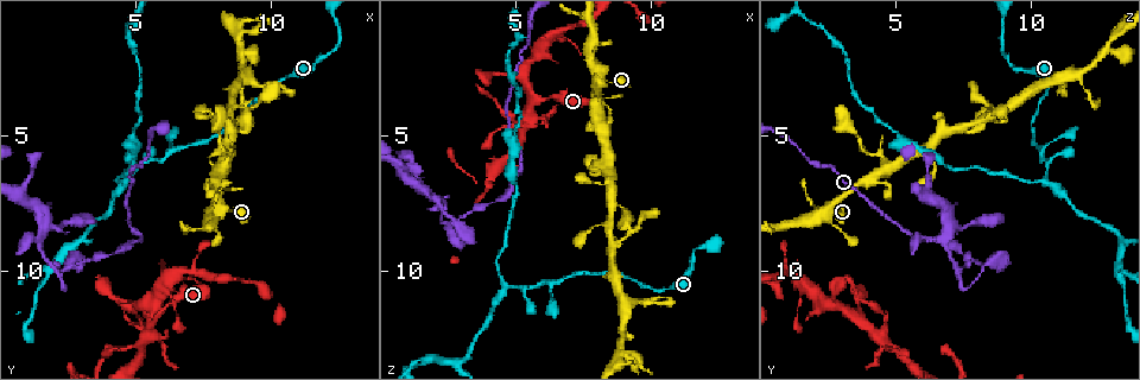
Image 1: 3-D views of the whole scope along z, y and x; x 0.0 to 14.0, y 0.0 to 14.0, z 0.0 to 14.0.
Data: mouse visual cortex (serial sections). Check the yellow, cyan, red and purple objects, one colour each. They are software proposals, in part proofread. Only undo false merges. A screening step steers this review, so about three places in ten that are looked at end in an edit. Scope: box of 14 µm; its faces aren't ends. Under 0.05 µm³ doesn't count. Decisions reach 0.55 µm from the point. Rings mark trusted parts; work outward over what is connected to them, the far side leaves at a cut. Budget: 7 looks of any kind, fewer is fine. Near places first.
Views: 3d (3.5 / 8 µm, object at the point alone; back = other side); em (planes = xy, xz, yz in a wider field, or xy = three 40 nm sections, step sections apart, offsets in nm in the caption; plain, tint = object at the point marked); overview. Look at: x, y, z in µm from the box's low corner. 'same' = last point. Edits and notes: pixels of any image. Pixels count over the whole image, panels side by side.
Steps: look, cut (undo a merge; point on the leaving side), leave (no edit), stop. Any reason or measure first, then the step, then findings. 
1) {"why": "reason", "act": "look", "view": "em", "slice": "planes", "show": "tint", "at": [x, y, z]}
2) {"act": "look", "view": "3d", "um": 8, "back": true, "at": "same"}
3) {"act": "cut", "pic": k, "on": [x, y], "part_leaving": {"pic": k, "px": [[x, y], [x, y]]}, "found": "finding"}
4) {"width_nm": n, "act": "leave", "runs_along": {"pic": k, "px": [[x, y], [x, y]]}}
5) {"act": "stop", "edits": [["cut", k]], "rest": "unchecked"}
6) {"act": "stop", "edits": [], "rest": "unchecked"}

{"why": "abrupt turn", "act": "look", "view": "3d", "um": 3.5, "back": true, "at": [5.3, 6.0, 10.7]}

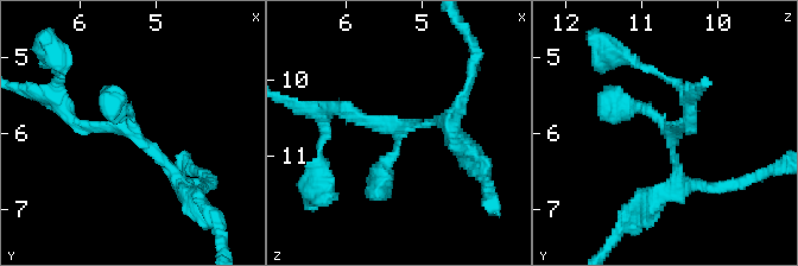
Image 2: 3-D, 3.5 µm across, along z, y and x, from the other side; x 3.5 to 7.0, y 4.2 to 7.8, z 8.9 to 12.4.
{"why": "shape alone is not enough", "act": "look", "view": "em", "slice": "xy", "step": 5, "show": "tint", "at": [5.35, 6.00, 10.60]}

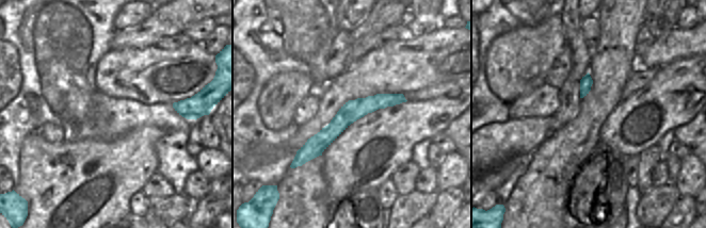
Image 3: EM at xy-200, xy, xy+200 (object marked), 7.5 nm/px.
{"act": "leave", "runs_along": {"pic": 2, "px": [[59, 105], [81, 127], [128, 131], [187, 182]]}, "found": "one cell here"}

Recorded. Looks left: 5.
{"why": "abrupt turn", "act": "look", "view": "3d", "um": 3.5, "at": [2.9, 9.6, 8.0]}

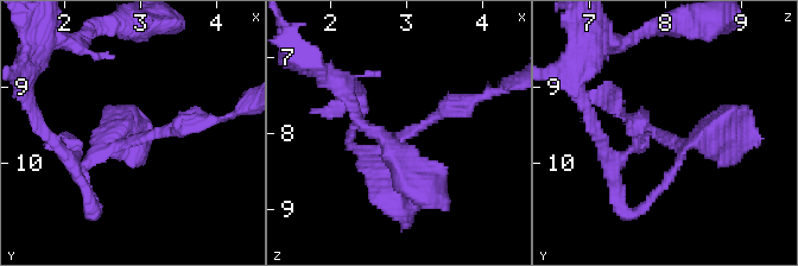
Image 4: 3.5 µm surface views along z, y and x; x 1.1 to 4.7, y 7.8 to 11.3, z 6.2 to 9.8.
{"arms": 3, "arm_widths_nm": [100, 250, 350], "why": "shape alone is not enough", "act": "look", "view": "em", "slice": "xy", "step": 3, "show": "tint", "at": [2.85, 9.70, 8.10]}

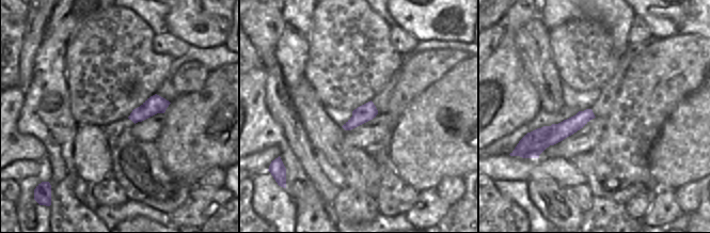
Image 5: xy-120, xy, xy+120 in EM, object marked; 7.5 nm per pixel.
{"width_nm": 130, "act": "cut", "pic": 4, "on": [135, 156], "part_leaving": {"pic": 4, "px": [[96, 152], [82, 171], [93, 215], [86, 192]]}, "found": "two cells meet here"}

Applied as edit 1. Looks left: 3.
{"why": "see it whole again", "act": "look", "view": "overview"}

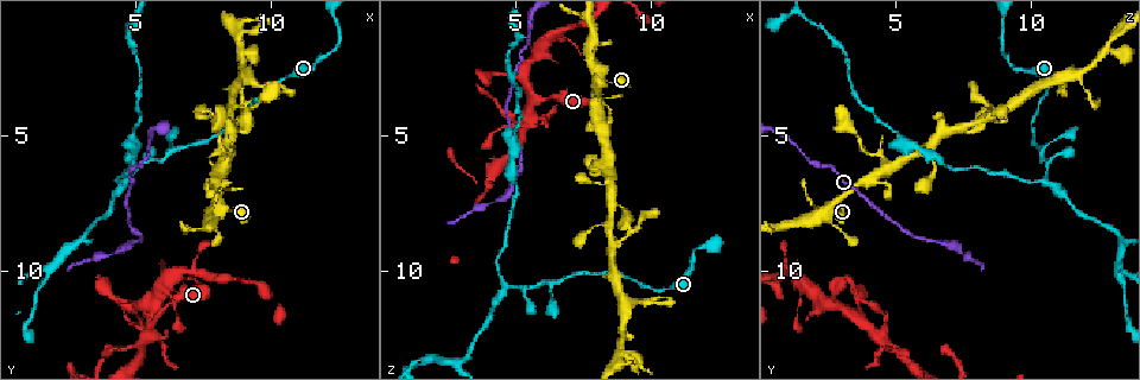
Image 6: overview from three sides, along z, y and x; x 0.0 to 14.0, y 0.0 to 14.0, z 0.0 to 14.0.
{"why": "sudden change in width", "act": "look", "view": "3d", "um": 8, "at": [5.9, 10.6, 1.8]}

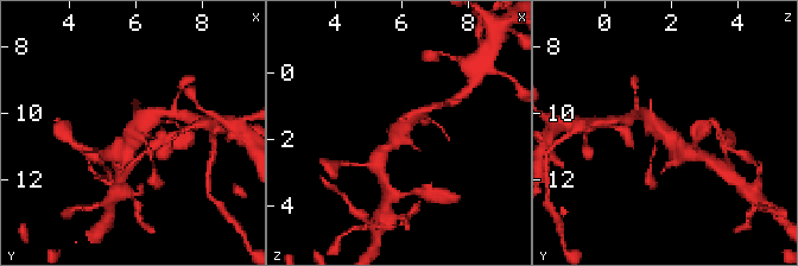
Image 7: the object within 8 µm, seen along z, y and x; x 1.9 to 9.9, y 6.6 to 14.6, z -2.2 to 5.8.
{"why": "shape alone is not enough", "act": "look", "view": "em", "slice": "xy", "step": 5, "show": "tint", "at": [6.0, 10.6, 1.7]}

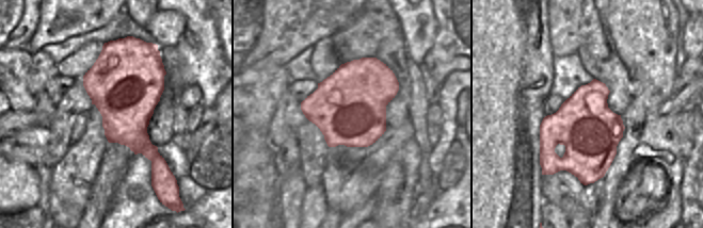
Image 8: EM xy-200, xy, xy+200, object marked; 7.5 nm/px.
{"width_nm": 550, "act": "leave", "runs_along": {"pic": 7, "px": [[382, 152], [422, 112]]}, "found": "continuous, no second cell"}

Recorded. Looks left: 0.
{"act": "stop", "edits": [["cut", 4]], "rest": "unchecked"}

